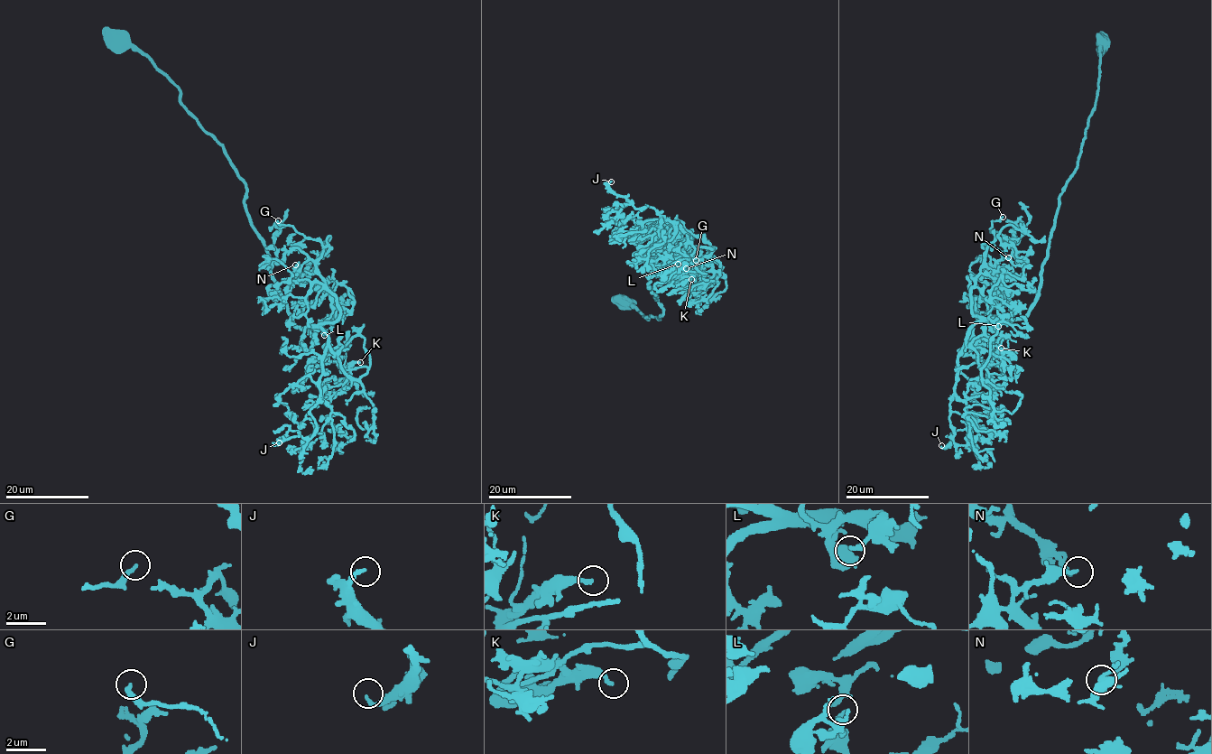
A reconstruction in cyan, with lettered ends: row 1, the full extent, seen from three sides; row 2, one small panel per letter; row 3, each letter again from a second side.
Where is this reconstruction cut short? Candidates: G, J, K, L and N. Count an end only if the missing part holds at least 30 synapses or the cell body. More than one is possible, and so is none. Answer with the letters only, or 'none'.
none

